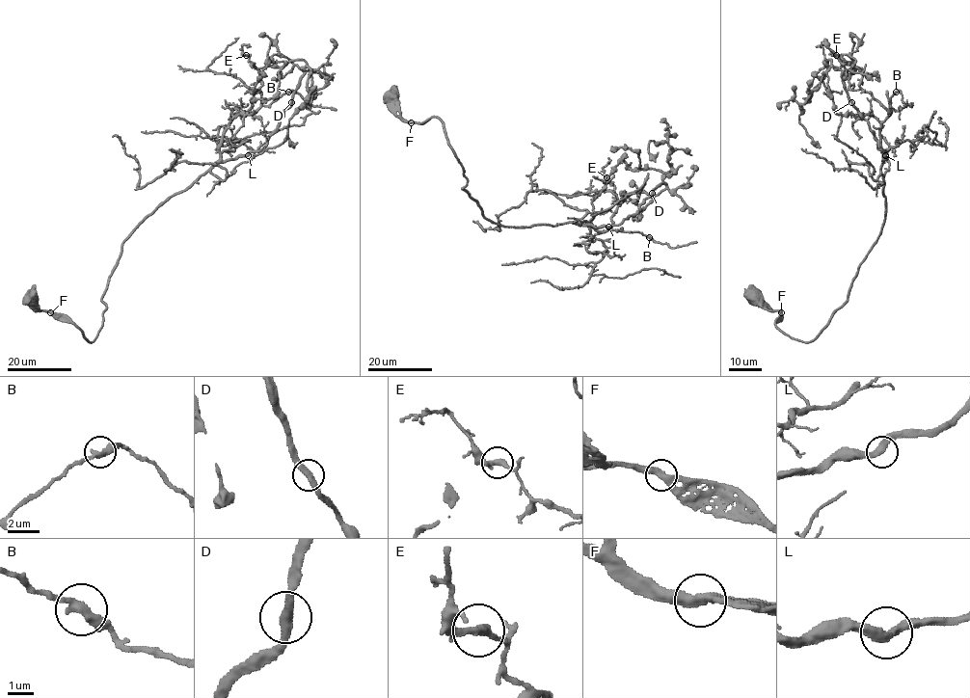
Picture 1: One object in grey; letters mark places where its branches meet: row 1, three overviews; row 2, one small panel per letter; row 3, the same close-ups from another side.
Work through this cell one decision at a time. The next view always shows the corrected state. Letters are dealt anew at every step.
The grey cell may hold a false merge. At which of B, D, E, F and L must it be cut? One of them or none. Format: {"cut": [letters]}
{"cut": []}

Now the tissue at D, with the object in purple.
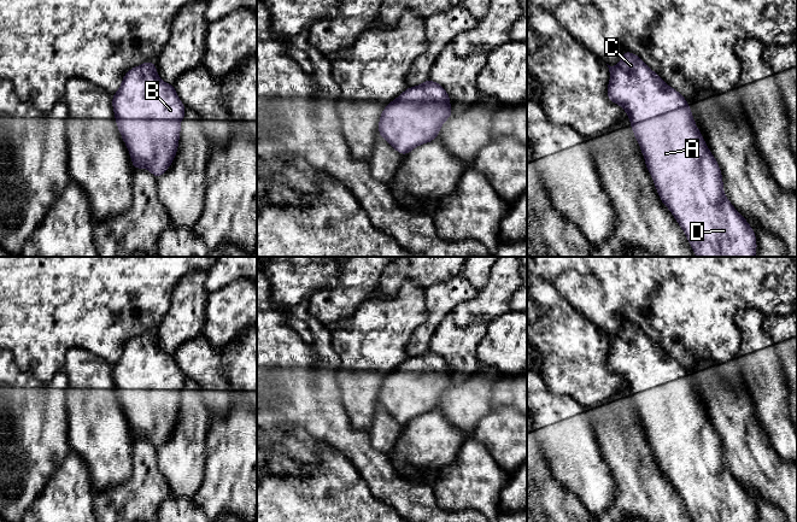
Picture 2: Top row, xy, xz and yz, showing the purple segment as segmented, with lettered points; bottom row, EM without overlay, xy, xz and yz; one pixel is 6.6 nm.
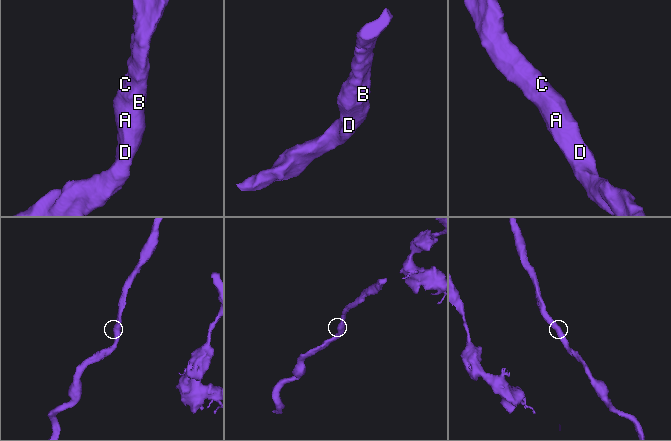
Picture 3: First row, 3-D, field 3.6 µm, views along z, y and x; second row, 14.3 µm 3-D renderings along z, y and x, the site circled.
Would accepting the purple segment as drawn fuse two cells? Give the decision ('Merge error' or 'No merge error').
No merge error

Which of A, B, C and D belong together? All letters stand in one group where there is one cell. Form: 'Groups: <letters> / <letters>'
Groups: A B C D

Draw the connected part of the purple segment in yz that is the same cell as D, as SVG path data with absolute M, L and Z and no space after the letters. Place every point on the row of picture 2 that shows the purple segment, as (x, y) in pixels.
M623 51L620 63L610 66L606 96L620 105L631 121L631 128L645 158L661 201L669 209L697 257L756 257L756 235L746 219L723 193L722 172L695 123L686 99L652 71L639 55Z

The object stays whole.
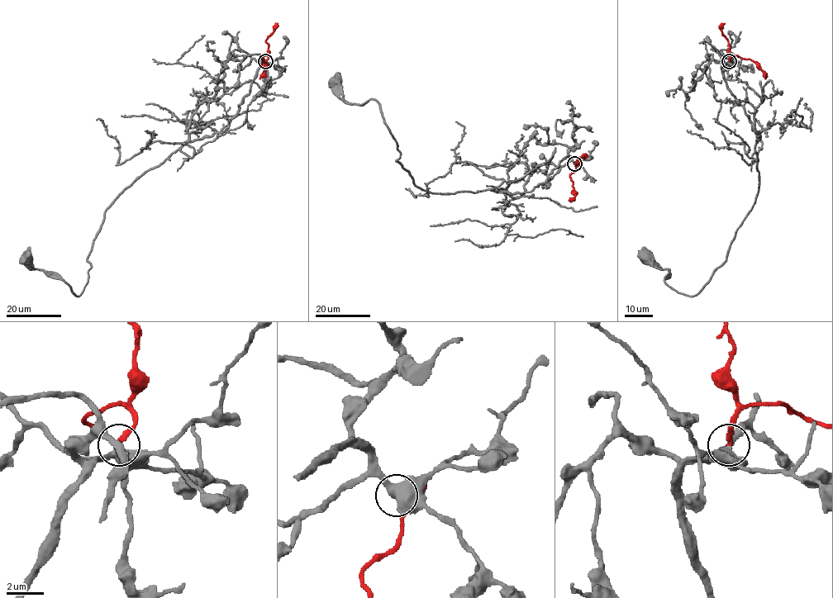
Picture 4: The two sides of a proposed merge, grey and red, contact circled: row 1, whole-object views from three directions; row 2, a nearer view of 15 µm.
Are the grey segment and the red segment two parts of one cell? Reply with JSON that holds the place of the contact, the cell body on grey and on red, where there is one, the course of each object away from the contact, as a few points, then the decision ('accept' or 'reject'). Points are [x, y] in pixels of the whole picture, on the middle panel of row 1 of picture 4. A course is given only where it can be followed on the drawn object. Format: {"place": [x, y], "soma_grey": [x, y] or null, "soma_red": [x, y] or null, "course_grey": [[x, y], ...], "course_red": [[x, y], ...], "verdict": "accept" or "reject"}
{"place": [574, 163], "soma_grey": [335, 82], "soma_red": null, "course_grey": [[575, 163], [564, 158], [530, 191], [431, 193], [396, 161], [400, 152], [379, 104], [347, 102], [335, 80]], "course_red": [[575, 163], [575, 169], [570, 175], [575, 196], [568, 199]], "verdict": "accept"}

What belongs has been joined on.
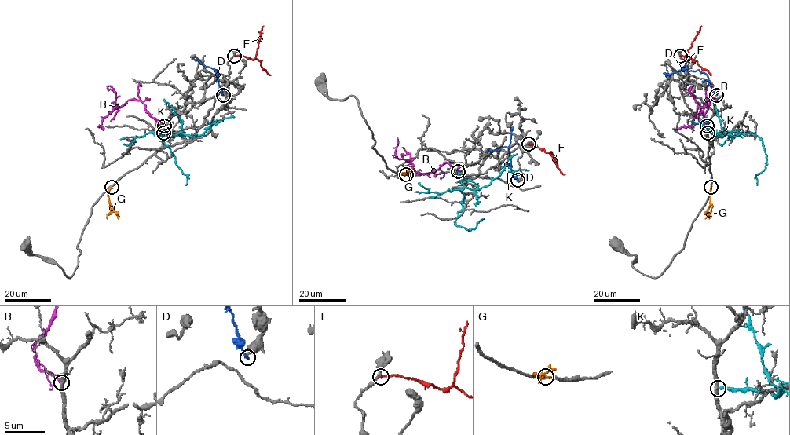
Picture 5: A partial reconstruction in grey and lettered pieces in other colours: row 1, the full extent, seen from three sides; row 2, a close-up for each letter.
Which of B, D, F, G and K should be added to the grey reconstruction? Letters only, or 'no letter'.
B

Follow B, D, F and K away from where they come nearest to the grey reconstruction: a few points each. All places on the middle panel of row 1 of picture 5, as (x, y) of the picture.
B: (459, 170), (456, 164), (444, 162), (434, 171), (419, 173), (410, 162), (396, 156), (396, 138)
D: (517, 180), (510, 168), (508, 148), (486, 151)
F: (528, 143), (546, 152), (551, 152), (557, 165)
K: (458, 172), (464, 199), (455, 224), (469, 230), (480, 221)

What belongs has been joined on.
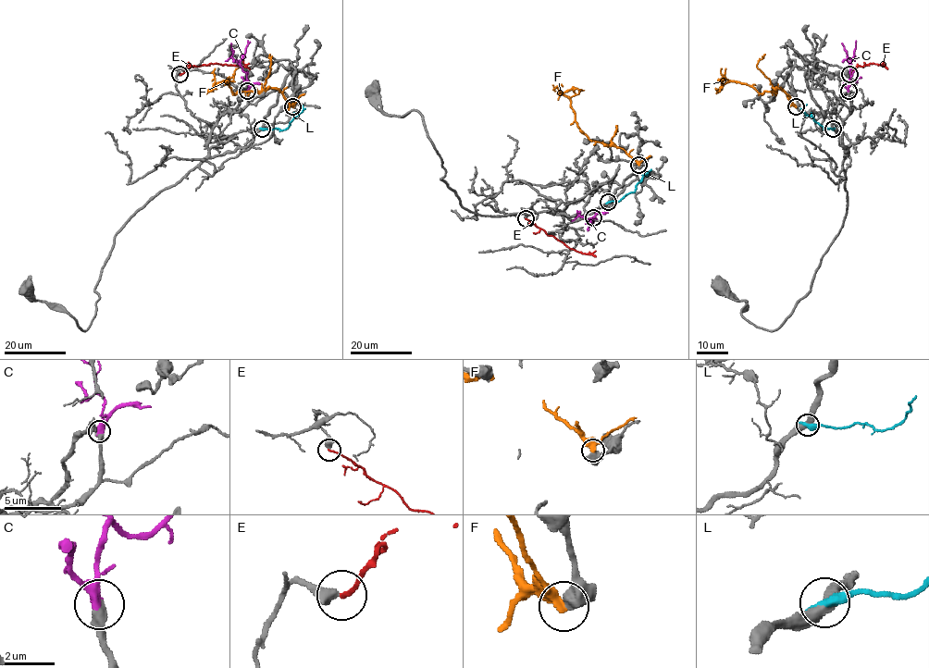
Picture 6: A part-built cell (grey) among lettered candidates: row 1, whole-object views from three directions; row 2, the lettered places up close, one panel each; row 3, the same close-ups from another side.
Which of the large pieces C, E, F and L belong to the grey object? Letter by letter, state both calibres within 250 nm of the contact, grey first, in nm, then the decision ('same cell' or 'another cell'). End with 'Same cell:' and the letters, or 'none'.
C: calibres 480 and 380 nm; same cell
E: calibres 480 and 160 nm; another cell
F: calibres 700 and 360 nm; another cell
L: calibres 480 and 460 nm; another cell
Same cell: C

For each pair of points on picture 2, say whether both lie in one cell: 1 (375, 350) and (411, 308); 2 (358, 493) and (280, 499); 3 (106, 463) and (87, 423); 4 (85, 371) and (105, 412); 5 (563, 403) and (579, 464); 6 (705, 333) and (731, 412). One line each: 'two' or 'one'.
1: one
2: one
3: one
4: one
5: one
6: two

